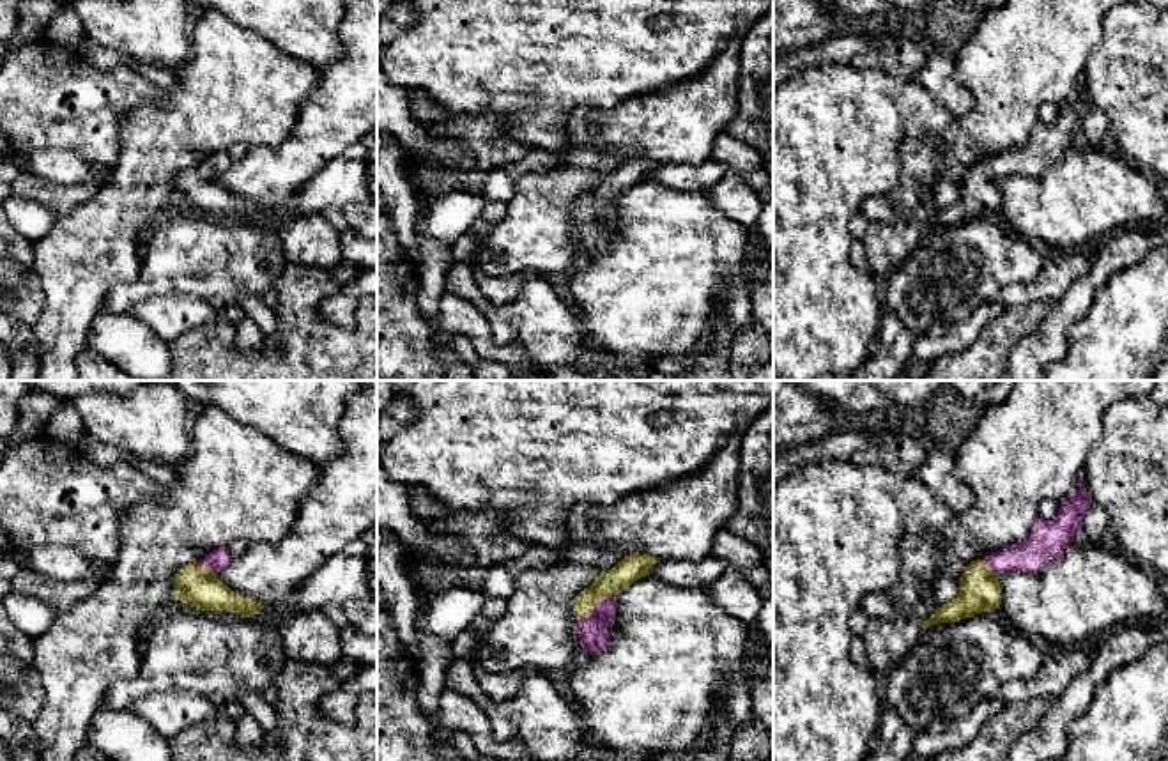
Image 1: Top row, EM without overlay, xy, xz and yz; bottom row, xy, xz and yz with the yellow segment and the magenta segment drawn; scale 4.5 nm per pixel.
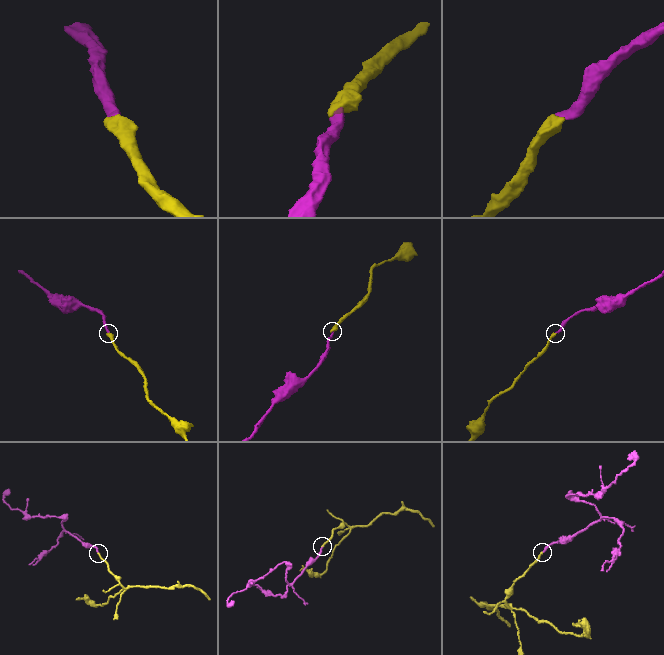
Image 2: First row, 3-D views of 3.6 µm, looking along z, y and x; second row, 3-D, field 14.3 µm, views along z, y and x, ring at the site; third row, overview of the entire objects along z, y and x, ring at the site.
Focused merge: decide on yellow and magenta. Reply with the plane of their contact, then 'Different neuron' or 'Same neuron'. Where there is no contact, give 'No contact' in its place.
Touches yellow in xz. Same neuron

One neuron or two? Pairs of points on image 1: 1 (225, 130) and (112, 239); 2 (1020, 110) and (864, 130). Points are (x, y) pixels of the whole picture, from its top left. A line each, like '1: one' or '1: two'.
1: one
2: two

